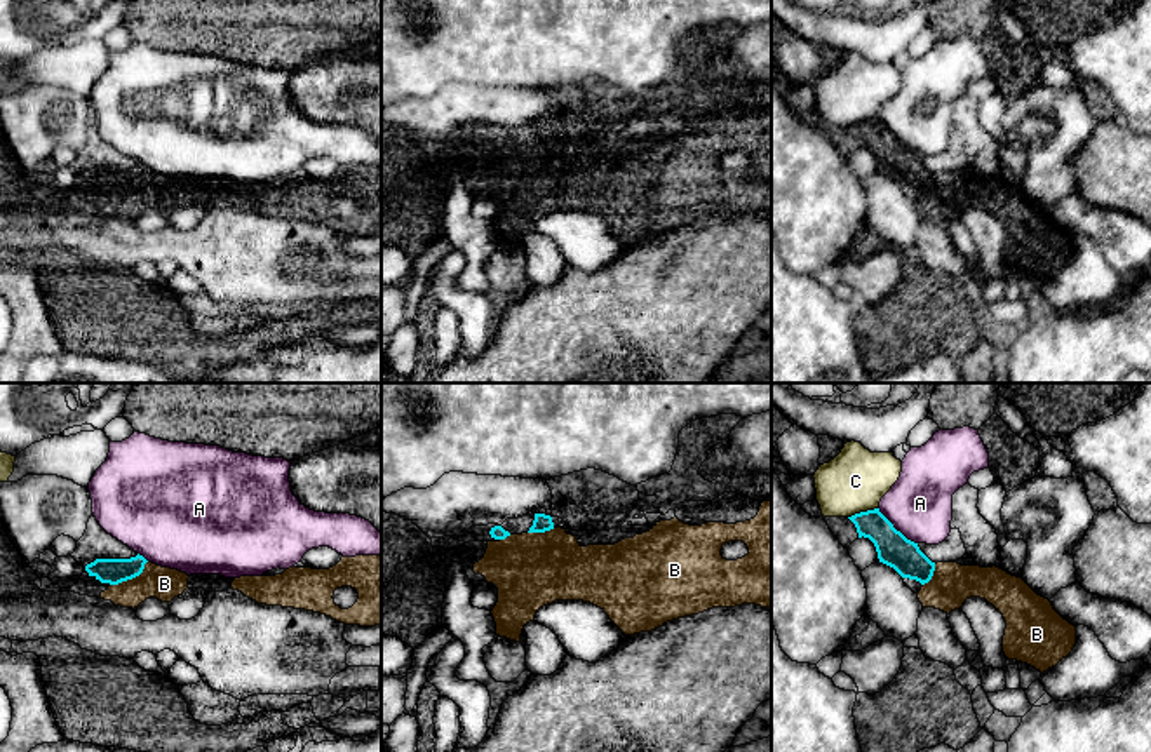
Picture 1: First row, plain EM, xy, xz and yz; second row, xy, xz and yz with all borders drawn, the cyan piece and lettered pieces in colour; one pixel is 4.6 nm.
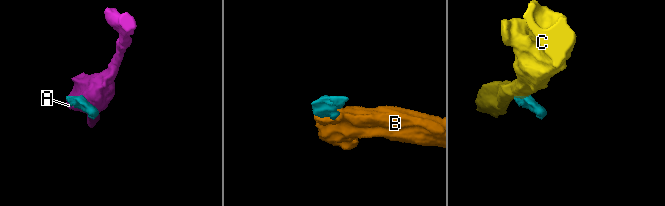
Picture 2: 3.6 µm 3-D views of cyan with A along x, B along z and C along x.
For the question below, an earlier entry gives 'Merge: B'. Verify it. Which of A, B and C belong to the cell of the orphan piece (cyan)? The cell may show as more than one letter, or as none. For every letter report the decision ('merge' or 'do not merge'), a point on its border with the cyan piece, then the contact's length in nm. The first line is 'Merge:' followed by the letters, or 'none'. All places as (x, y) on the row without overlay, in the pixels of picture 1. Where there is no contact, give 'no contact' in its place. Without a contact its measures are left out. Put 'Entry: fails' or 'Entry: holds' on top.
Entry: holds
Merge: B
A: do not merge; contact yz (894, 138); length 260 nm
B: merge; contact xy (131, 188); length 220 nm
C: do not merge; contact yz (862, 122); length 140 nm

